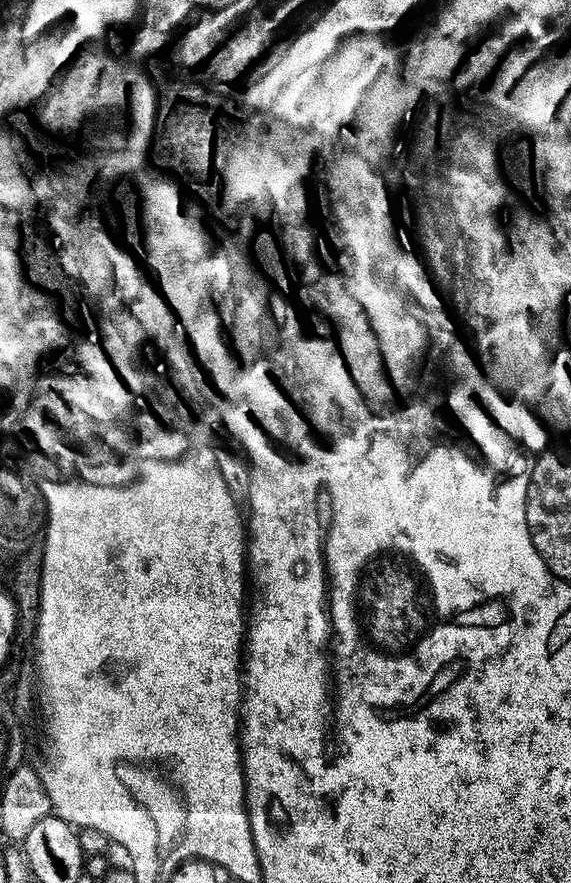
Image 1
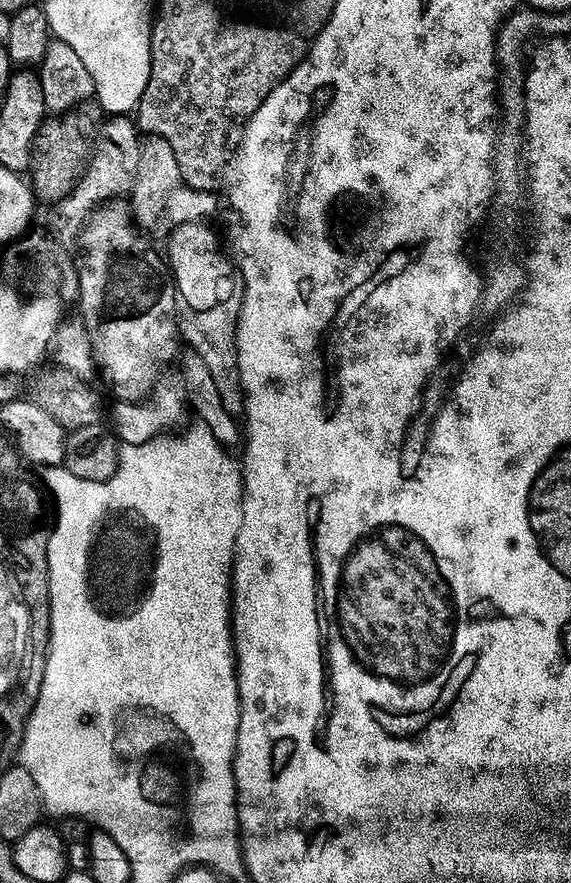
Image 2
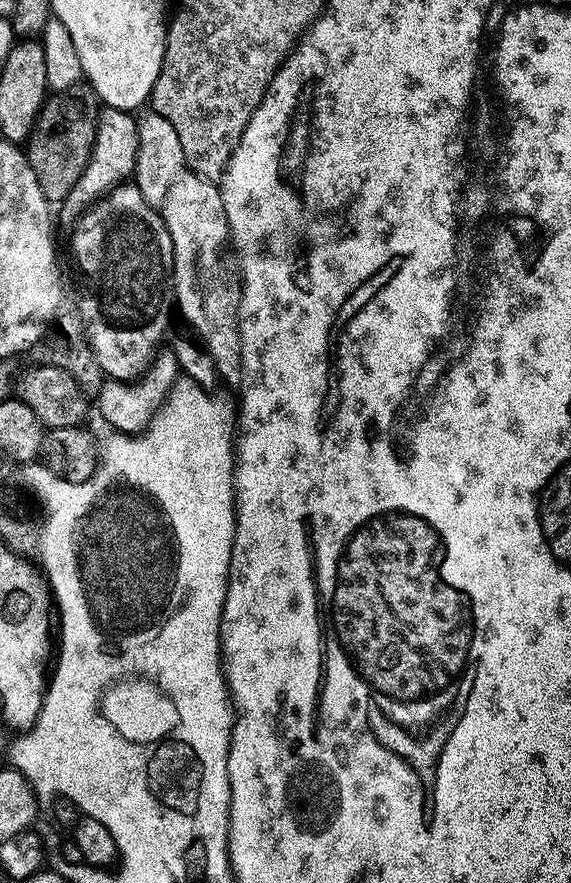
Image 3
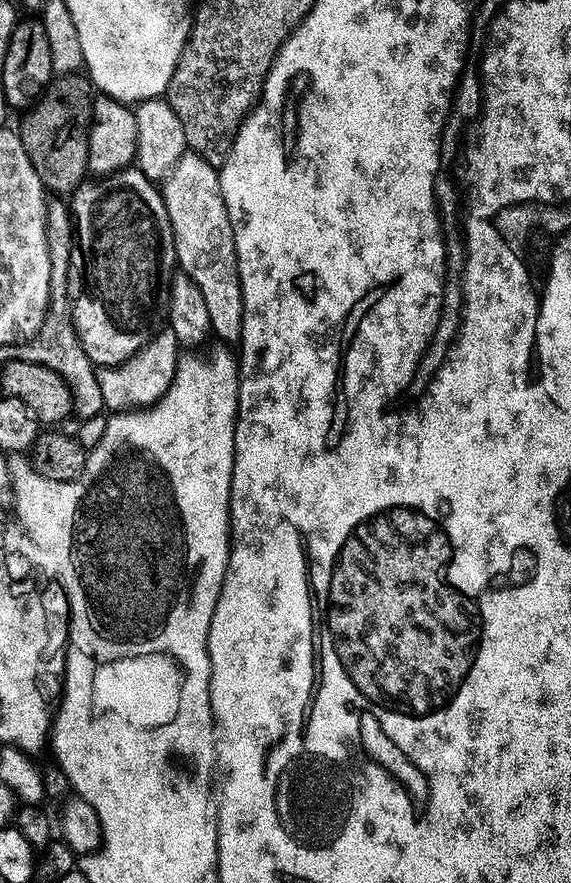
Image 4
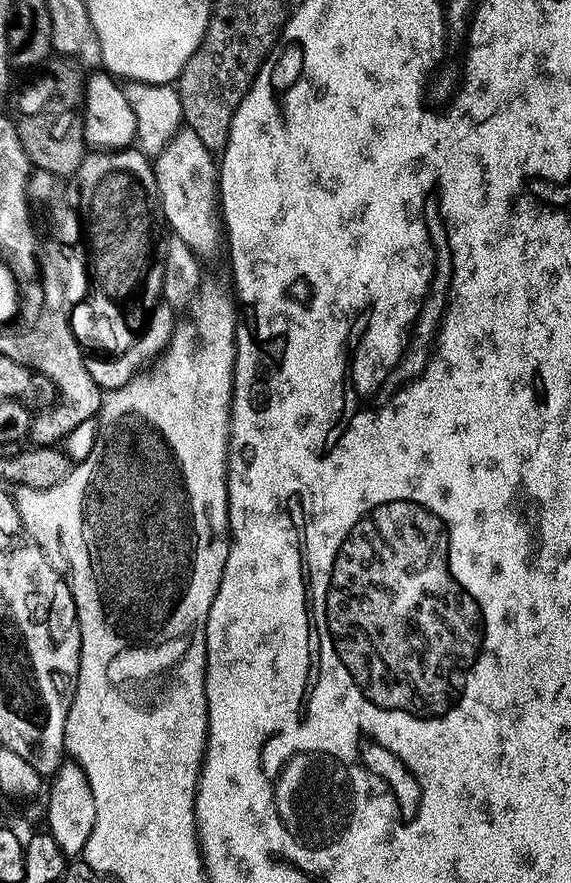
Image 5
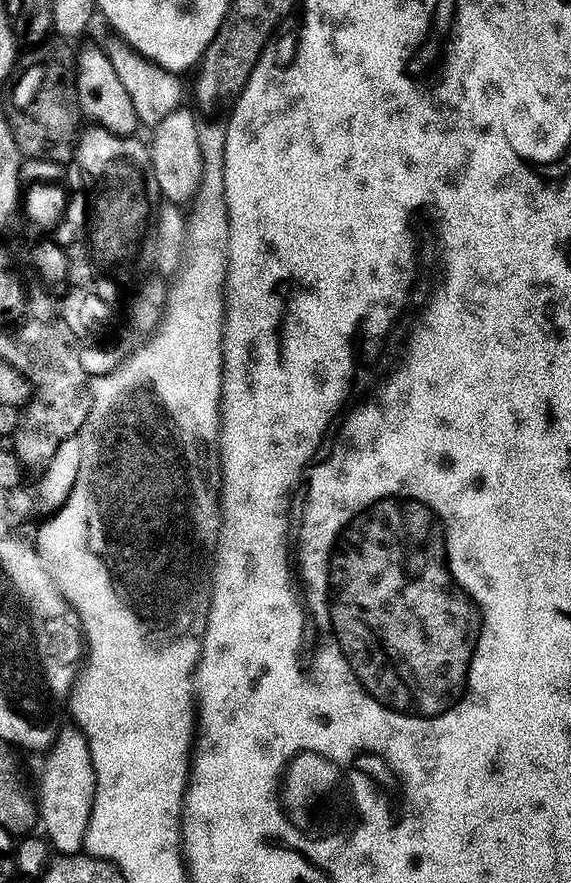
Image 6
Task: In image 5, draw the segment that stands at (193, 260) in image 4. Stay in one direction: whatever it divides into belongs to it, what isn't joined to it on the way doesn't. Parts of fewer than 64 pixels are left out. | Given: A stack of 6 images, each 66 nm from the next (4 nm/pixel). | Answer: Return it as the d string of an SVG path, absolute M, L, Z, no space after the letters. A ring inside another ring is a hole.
M183 127L171 139L154 163L160 202L171 233L186 242L199 259L214 257L221 251L224 234L218 209L219 171L215 155L192 128Z

